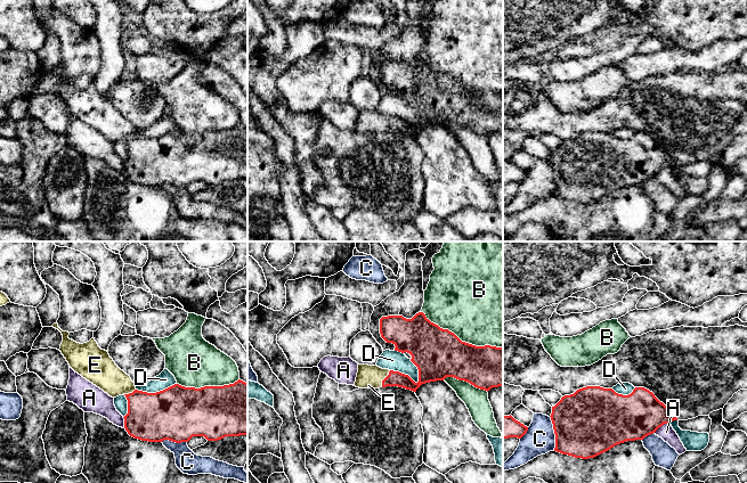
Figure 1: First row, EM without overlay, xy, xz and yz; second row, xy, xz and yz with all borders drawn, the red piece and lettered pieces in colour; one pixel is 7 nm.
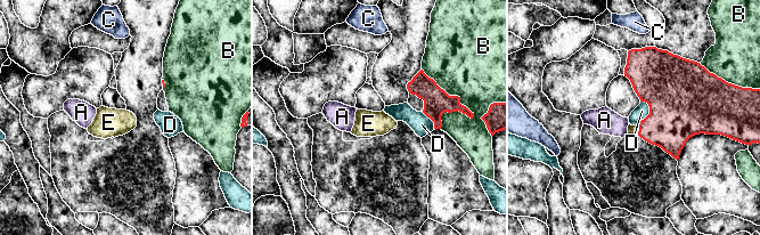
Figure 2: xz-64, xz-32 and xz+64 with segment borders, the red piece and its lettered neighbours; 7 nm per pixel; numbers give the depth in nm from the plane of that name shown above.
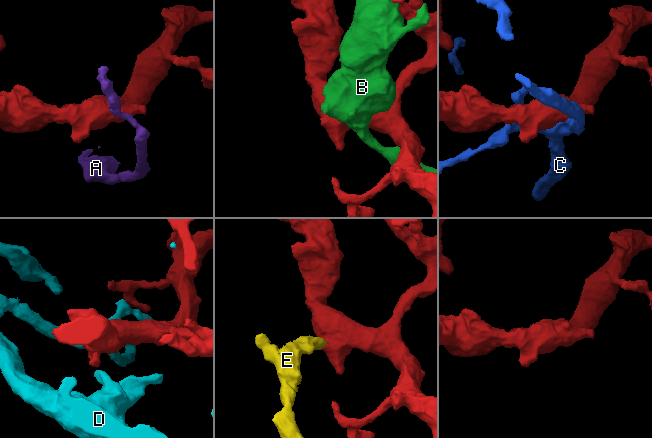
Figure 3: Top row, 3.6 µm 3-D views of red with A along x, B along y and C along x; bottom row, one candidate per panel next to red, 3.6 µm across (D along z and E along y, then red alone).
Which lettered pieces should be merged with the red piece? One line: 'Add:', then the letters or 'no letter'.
Add: E

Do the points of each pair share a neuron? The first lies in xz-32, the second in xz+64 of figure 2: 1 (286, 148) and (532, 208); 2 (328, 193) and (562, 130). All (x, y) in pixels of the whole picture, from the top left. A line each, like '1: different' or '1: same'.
1: different
2: different

